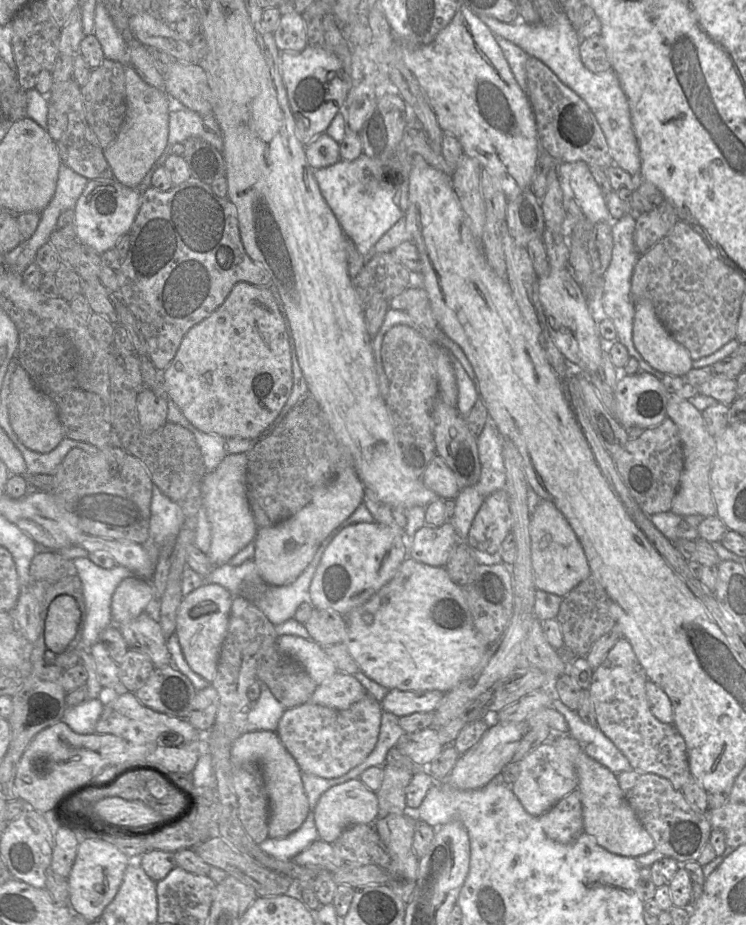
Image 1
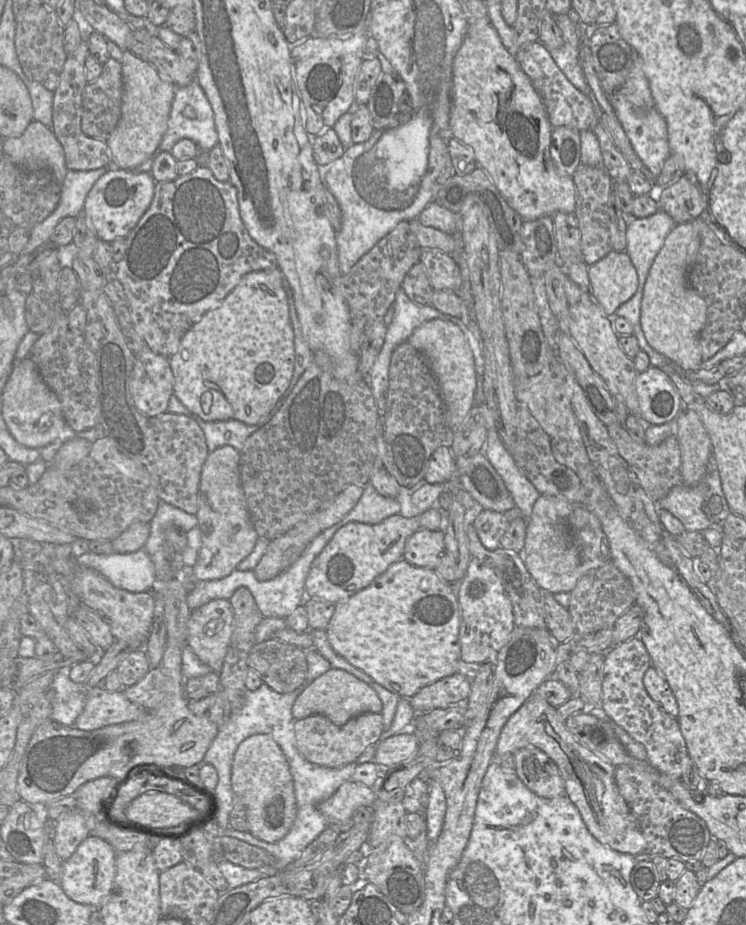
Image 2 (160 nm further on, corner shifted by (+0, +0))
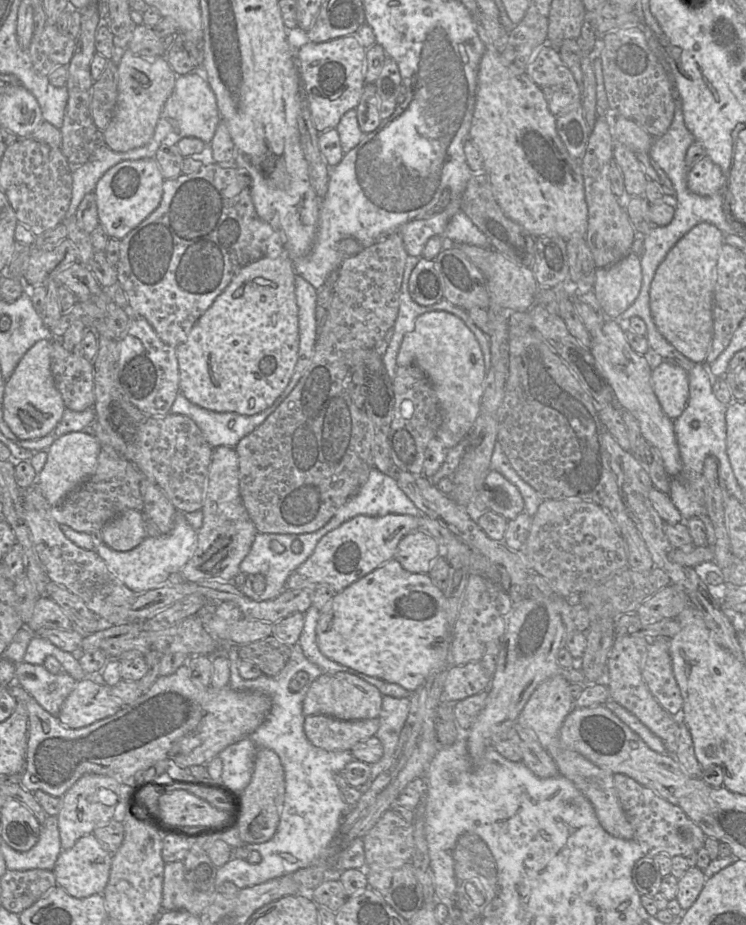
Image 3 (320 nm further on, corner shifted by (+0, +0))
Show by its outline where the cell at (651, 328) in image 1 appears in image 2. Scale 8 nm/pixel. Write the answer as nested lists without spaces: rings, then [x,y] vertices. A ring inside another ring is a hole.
[[[696,221],[676,224],[666,236],[662,248],[650,267],[641,301],[640,323],[648,344],[688,372],[696,371],[702,366],[699,337],[707,317],[707,304],[704,298],[688,282],[688,272],[699,246],[700,235]]]

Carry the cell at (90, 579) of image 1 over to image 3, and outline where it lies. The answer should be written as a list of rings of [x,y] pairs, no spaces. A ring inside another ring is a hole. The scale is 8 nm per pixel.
[[[177,511],[171,532],[158,537],[146,536],[137,547],[130,551],[116,551],[102,544],[96,548],[96,553],[127,588],[141,594],[167,584],[172,573],[182,570],[197,548],[197,537],[198,532],[188,523],[184,512]]]

